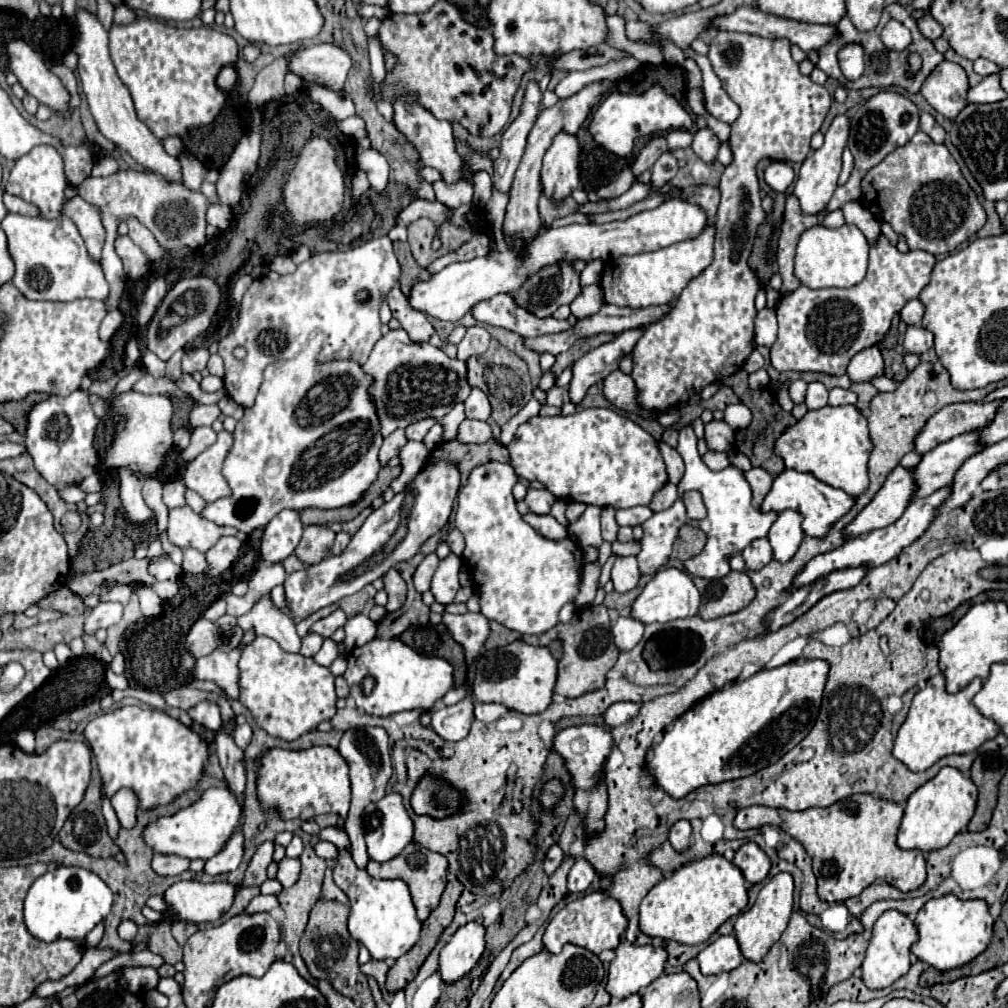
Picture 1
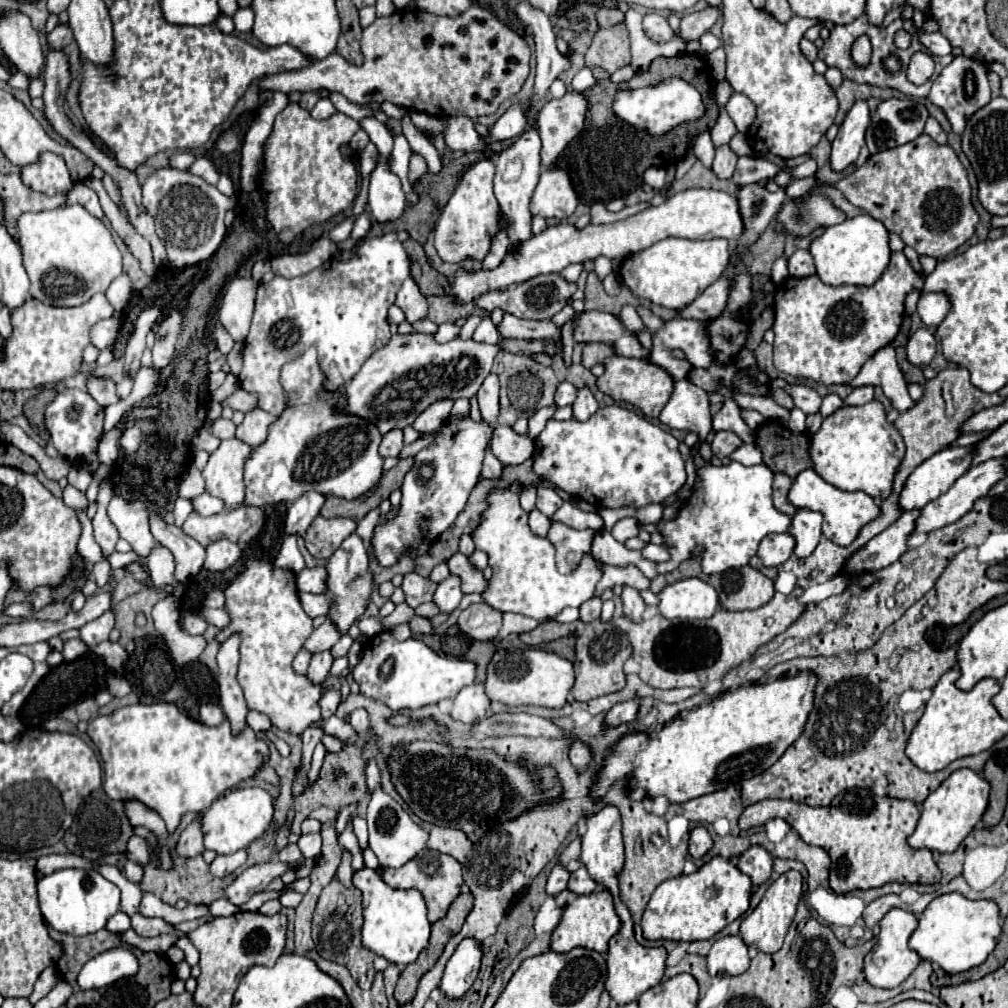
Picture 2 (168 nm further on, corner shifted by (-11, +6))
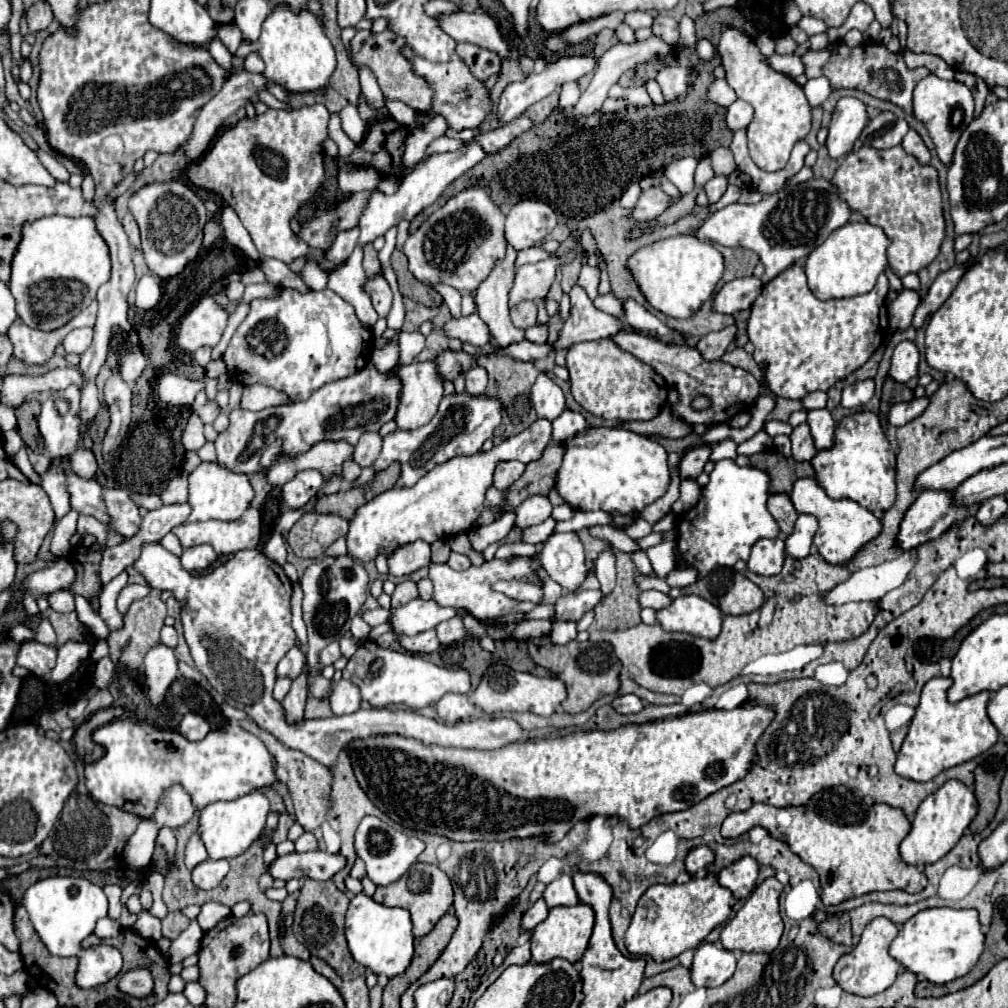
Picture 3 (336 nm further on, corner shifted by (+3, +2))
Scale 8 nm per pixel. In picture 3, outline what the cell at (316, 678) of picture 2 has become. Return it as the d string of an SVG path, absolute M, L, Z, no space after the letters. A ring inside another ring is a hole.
M300 673L288 691L288 695L282 701L282 707L286 711L288 721L300 721L304 715L304 705L308 699L308 675Z

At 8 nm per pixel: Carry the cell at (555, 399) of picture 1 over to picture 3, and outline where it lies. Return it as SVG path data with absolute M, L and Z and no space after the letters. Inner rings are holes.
M544 373L538 375L538 381L532 387L532 405L538 417L546 417L550 421L554 421L566 409L562 389Z

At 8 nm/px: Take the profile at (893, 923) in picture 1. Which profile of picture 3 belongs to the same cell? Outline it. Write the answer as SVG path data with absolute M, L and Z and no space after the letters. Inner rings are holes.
M876 917L872 923L868 923L868 927L864 929L862 937L860 937L860 943L858 947L852 949L852 953L844 955L836 967L834 967L834 979L836 983L846 991L846 993L854 993L854 995L860 995L860 997L872 997L876 993L882 993L884 989L888 989L898 971L900 971L900 963L890 957L888 949L890 949L890 943L892 939L898 935L898 927L890 921L890 919L884 919L884 917Z

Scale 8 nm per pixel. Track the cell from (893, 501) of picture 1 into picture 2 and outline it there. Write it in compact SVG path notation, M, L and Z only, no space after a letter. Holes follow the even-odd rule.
M950 447L934 453L922 465L914 469L908 477L906 487L900 495L900 507L904 511L922 509L926 503L934 501L946 493L958 477L962 477L972 467L974 447Z

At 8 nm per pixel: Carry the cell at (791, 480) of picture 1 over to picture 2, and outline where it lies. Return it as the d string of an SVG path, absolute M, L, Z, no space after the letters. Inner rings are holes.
M806 469L802 471L794 483L792 483L792 489L790 489L790 495L788 495L790 503L796 505L798 509L812 509L812 511L820 511L824 515L824 523L822 523L822 533L836 545L850 545L856 537L858 537L858 531L874 521L878 515L880 515L880 507L874 503L874 499L862 491L856 491L856 493L848 493L848 491L840 491L836 489L834 485L826 483L814 469Z

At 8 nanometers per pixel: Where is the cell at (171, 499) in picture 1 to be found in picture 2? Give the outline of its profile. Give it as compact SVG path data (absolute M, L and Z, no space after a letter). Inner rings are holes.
M178 499L174 505L174 525L180 527L190 513L192 513L192 503L188 499Z

